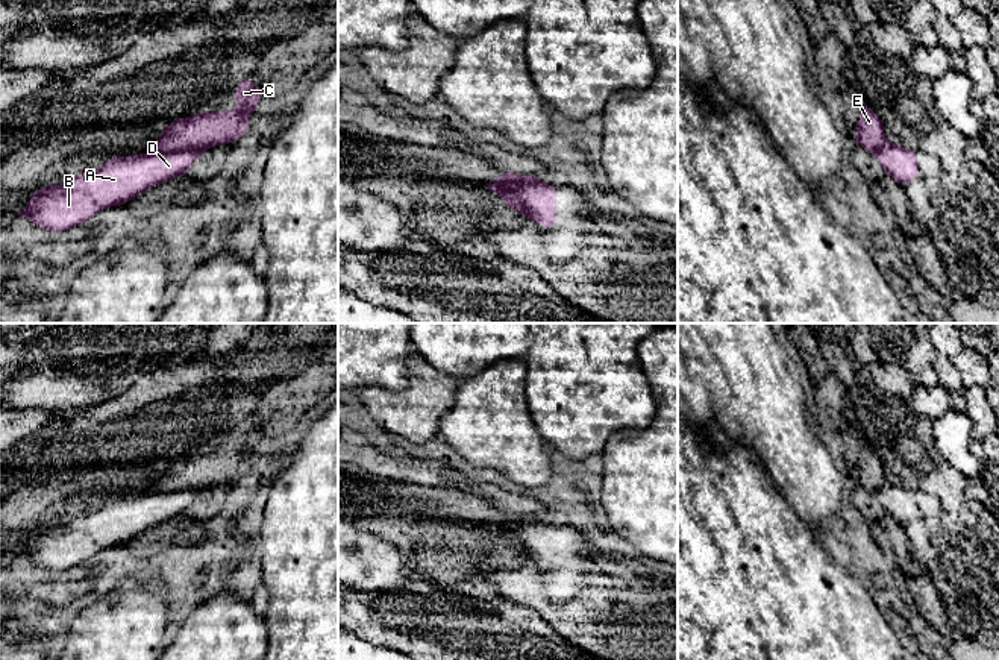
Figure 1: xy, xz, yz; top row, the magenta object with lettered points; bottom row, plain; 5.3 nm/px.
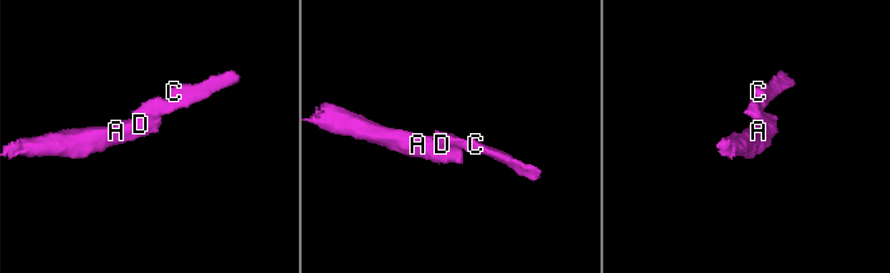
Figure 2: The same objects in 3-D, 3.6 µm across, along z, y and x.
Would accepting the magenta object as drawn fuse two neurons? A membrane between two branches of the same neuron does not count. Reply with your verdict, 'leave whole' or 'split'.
split

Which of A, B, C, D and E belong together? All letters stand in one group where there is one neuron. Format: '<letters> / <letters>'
A B D / C E

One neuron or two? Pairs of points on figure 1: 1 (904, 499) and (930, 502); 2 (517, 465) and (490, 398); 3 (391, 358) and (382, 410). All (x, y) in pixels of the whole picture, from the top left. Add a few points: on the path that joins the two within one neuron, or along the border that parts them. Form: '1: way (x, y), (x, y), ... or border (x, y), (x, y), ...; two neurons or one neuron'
1: way (910, 501), (923, 502); one neuron
2: way (514, 448), (490, 424), (490, 414); one neuron
3: border (407, 358), (405, 387), (357, 390); two neurons

